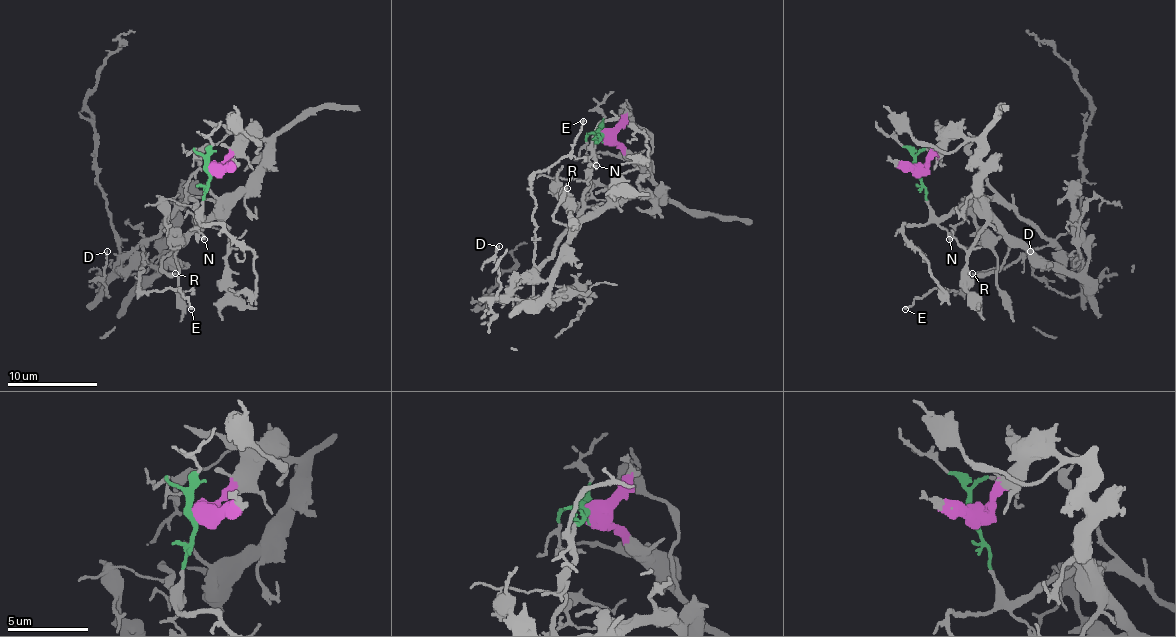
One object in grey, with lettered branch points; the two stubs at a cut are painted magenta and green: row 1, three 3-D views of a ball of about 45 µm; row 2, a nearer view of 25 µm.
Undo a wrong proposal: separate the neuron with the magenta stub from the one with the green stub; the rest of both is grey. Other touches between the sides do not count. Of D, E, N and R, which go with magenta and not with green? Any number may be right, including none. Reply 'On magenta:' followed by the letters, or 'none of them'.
On magenta: R

